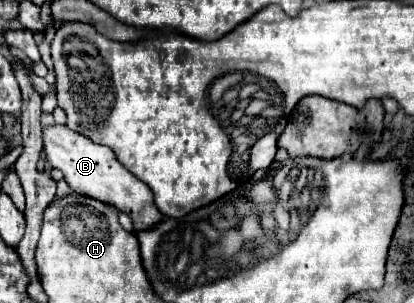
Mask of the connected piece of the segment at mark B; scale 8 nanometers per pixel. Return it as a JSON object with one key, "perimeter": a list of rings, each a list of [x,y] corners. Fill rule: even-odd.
{"perimeter":[[[58,124],[44,126],[42,140],[44,140],[46,160],[50,162],[50,166],[58,168],[64,174],[64,180],[76,194],[86,194],[90,198],[112,204],[118,210],[130,214],[130,218],[134,222],[134,230],[146,230],[146,228],[158,224],[160,218],[164,218],[154,204],[152,190],[144,182],[134,178],[118,162],[116,154],[108,146],[90,142],[90,138],[70,130],[68,126],[58,126]]]}

